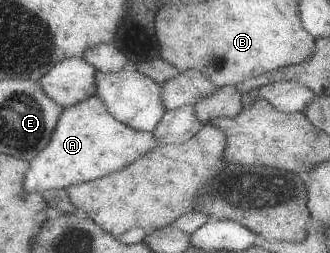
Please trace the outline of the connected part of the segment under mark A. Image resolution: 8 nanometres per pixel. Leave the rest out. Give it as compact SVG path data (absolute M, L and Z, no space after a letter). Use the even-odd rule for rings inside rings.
M94 96L75 105L63 107L48 144L29 160L24 173L24 190L42 193L50 188L68 188L102 178L134 162L158 146L154 135L139 131L118 122L104 106L100 97Z

